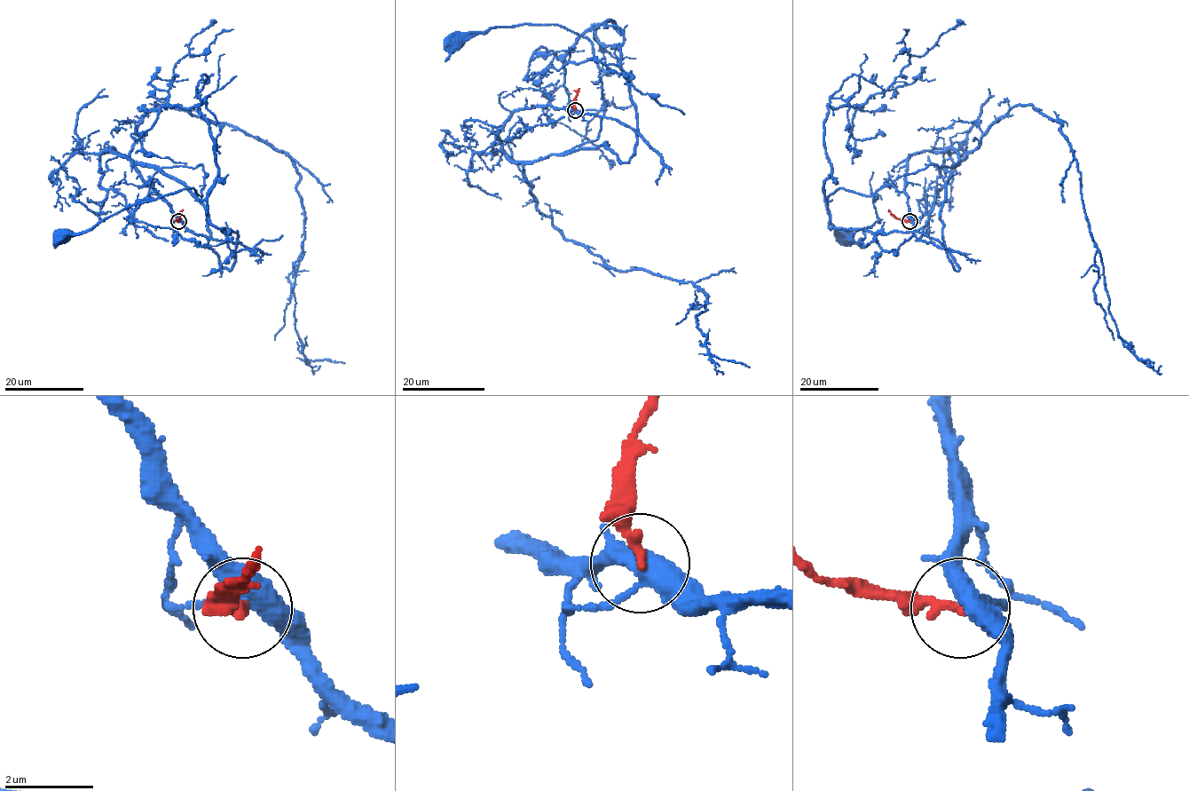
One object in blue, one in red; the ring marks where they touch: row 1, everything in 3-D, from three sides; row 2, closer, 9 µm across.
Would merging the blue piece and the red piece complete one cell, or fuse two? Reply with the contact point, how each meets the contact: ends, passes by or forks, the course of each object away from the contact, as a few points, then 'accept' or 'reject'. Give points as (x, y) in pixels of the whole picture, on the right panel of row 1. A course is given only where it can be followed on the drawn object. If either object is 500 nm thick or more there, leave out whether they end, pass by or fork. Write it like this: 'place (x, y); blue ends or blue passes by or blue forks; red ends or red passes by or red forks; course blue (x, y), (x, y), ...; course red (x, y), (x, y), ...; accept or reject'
place (909, 221); blue forks; red ends; course blue (909, 220), (907, 161), (954, 149), (951, 168), (928, 165), (872, 195), (828, 196), (842, 237); course red (909, 221), (897, 219), (888, 209); reject

